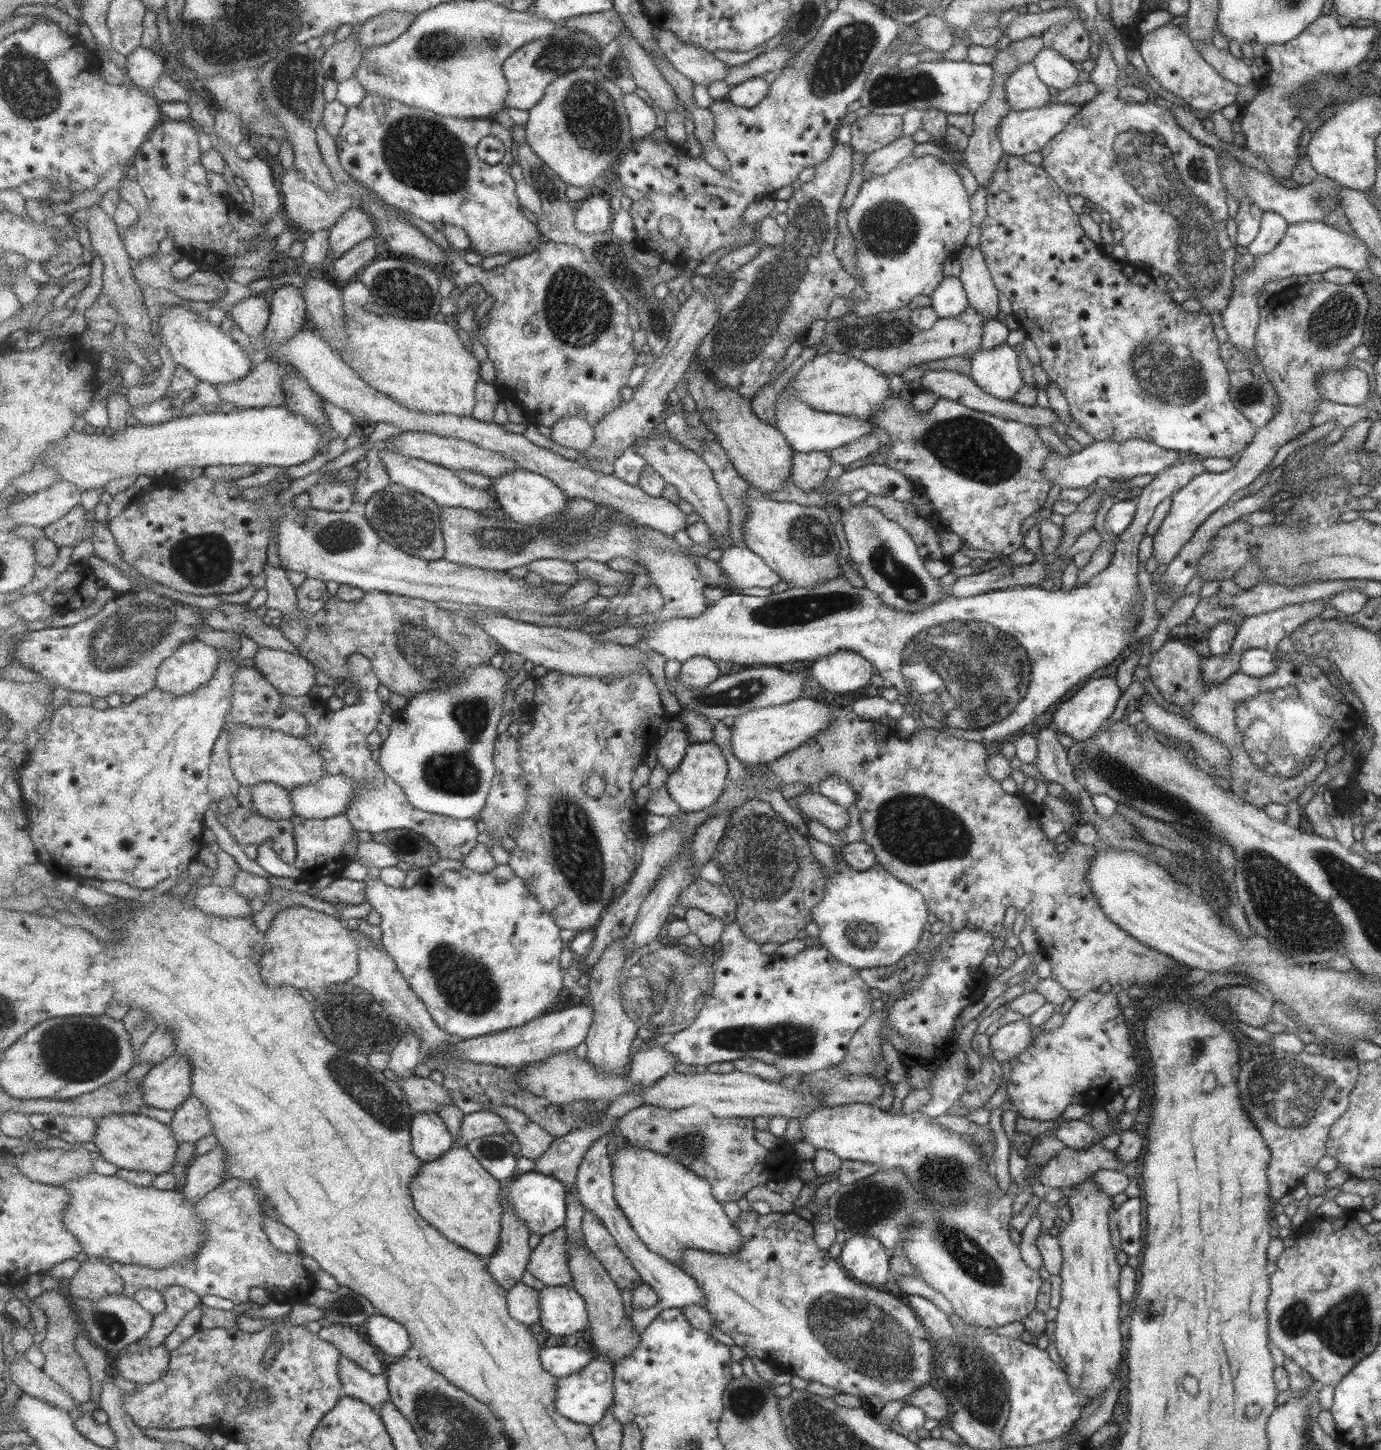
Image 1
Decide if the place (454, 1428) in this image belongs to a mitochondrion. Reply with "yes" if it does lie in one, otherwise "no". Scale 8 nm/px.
yes

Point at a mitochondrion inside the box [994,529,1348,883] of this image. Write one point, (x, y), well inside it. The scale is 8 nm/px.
(1258, 716)

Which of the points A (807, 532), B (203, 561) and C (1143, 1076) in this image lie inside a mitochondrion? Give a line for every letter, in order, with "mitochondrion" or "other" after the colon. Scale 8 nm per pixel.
A: mitochondrion
B: mitochondrion
C: other

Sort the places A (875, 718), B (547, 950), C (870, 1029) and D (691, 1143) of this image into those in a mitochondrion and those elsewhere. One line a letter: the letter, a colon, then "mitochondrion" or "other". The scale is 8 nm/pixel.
A: other
B: other
C: other
D: mitochondrion

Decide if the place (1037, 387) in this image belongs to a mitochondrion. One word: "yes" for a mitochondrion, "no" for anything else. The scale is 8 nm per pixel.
no

